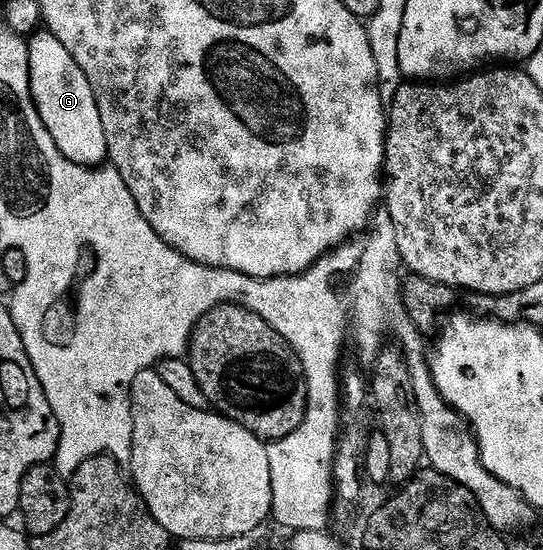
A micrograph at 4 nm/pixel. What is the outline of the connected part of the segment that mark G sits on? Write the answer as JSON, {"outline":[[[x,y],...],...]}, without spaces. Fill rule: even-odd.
{"outline":[[[38,29],[29,36],[28,65],[30,66],[30,92],[44,129],[52,133],[56,149],[76,165],[100,167],[108,159],[108,141],[104,137],[104,121],[100,121],[100,109],[84,77],[84,69],[72,61],[72,53],[56,41],[51,31]]]}

